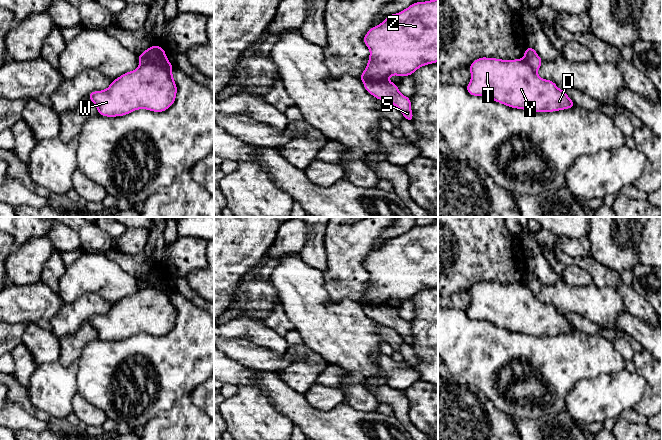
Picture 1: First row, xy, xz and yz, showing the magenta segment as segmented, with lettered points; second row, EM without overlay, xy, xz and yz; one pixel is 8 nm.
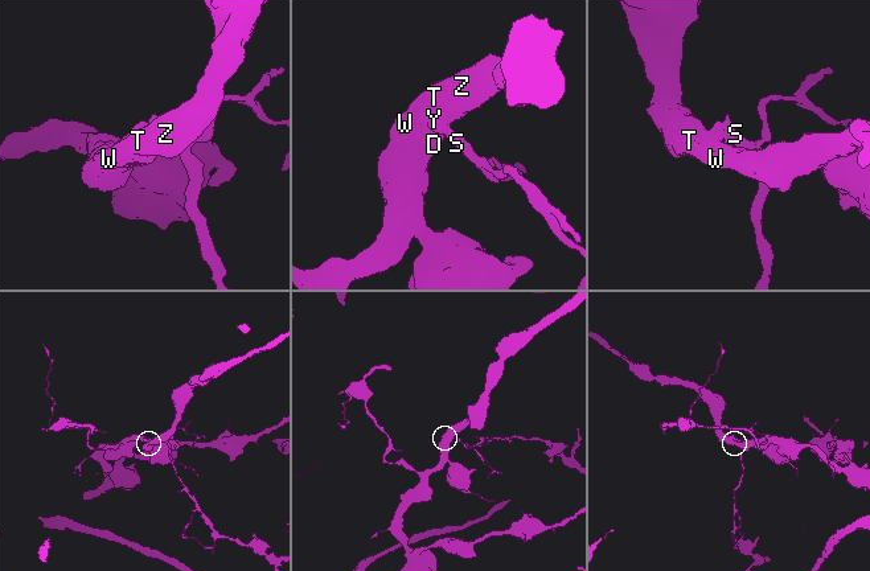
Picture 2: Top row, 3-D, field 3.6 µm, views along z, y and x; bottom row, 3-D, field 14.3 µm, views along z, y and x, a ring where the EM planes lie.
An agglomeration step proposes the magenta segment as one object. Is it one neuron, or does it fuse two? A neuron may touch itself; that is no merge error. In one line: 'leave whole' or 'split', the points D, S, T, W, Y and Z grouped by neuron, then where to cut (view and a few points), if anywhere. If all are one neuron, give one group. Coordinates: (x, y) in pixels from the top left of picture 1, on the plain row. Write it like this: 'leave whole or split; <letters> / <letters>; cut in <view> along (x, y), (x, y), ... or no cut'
split; D T W Y Z / S; cut in xy along (140, 287), (156, 287), (170, 294)

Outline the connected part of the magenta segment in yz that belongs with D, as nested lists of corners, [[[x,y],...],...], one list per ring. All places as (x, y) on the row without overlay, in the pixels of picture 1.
[[[481,281],[468,292],[471,304],[466,313],[472,320],[485,320],[511,332],[538,337],[554,336],[575,330],[565,314],[560,314],[551,304],[542,303],[524,282],[502,284]]]

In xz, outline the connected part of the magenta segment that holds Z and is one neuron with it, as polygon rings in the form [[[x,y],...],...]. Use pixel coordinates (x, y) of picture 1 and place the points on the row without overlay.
[[[438,223],[415,226],[399,237],[388,239],[363,262],[370,279],[359,301],[363,307],[381,307],[392,299],[409,300],[424,289],[438,286]]]

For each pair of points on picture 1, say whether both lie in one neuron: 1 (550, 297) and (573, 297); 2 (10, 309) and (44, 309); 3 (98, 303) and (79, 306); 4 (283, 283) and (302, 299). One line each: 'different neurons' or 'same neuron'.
1: same neuron
2: same neuron
3: same neuron
4: same neuron

